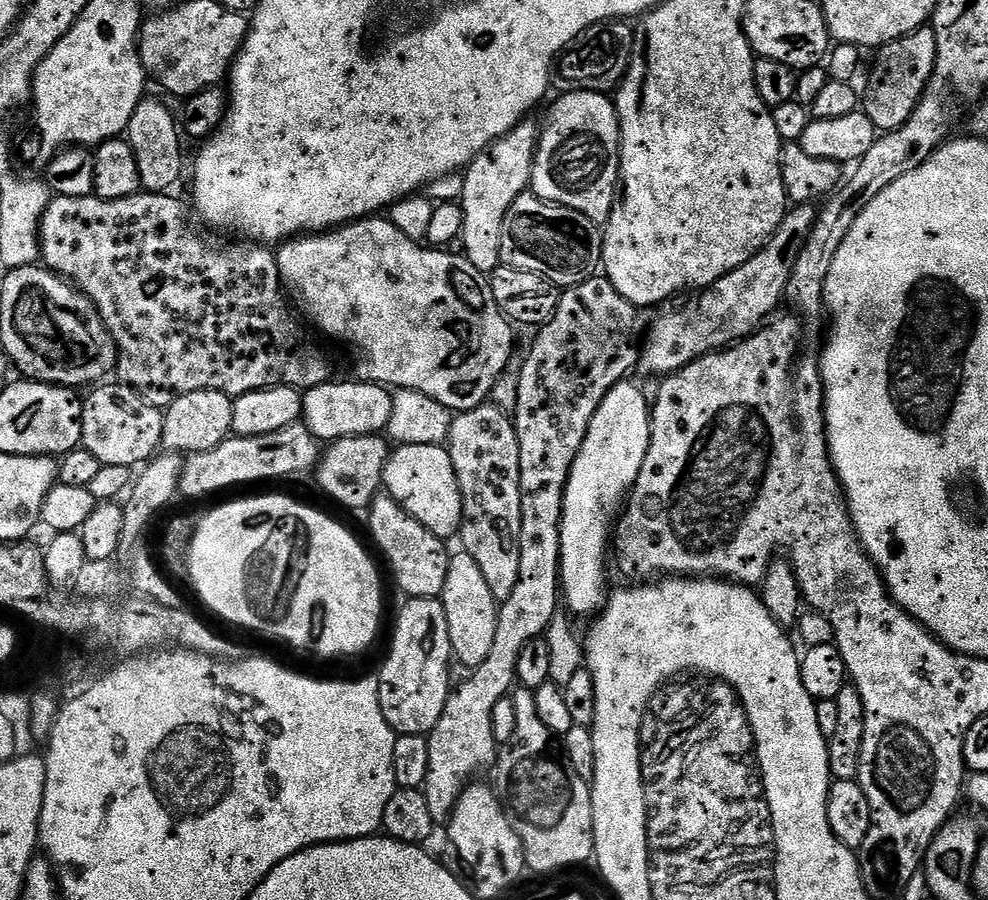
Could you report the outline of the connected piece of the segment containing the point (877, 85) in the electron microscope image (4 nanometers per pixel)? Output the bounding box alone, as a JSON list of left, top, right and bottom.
[862,26,936,134]

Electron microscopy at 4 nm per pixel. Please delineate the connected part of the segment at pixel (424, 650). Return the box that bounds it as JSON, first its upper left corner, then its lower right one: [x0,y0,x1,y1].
[378,599,454,736]

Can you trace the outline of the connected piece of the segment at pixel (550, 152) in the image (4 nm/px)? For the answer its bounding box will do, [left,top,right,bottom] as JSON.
[531,92,620,226]

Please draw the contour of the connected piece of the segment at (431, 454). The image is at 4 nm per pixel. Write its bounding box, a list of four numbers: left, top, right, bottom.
[384,445,462,542]

